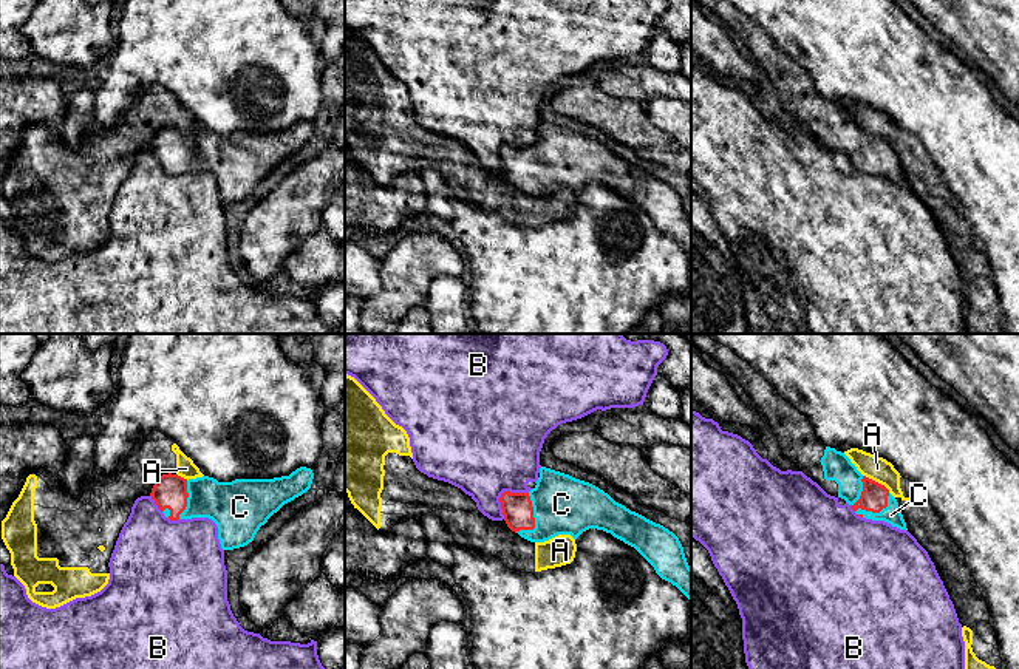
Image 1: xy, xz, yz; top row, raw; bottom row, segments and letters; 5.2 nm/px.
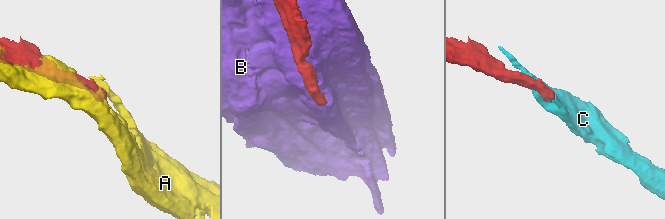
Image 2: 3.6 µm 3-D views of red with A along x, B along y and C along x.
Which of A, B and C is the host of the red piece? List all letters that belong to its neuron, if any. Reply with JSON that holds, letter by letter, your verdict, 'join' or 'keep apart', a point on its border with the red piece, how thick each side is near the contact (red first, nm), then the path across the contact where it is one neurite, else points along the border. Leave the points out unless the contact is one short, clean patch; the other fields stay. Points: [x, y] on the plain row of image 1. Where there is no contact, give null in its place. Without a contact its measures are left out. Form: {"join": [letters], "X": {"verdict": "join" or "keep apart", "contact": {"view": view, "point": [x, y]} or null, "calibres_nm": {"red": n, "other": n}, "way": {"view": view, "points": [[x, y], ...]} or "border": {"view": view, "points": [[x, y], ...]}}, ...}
{"join": ["C"], "A": {"verdict": "keep apart", "contact": {"view": "yz", "point": [877, 136]}, "calibres_nm": {"red": 140, "other": 130}}, "B": {"verdict": "keep apart", "contact": {"view": "xz", "point": [503, 147]}, "calibres_nm": {"red": 160, "other": 480}}, "C": {"verdict": "join", "contact": {"view": "xz", "point": [534, 173]}, "calibres_nm": {"red": 160, "other": 300}}}

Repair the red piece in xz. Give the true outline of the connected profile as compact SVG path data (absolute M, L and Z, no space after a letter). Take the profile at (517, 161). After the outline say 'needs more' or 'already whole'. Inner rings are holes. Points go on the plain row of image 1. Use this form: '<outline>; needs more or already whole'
M541 121L529 147L504 145L499 156L507 181L530 196L558 188L577 193L589 182L611 187L634 201L662 233L691 253L691 221L679 192L615 156L598 141Z; needs more

